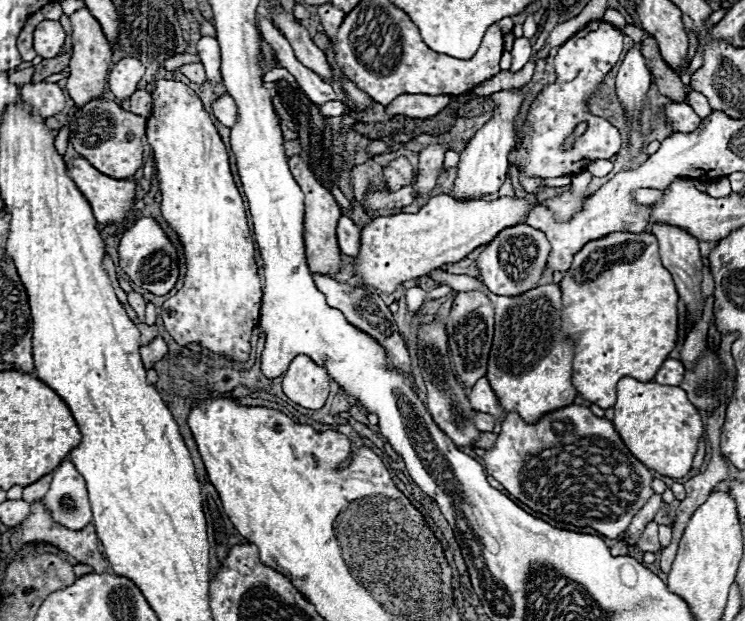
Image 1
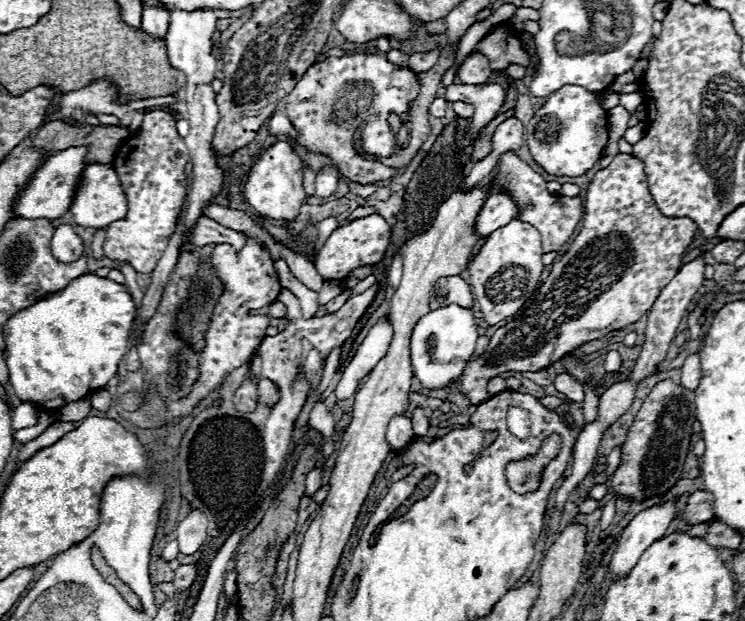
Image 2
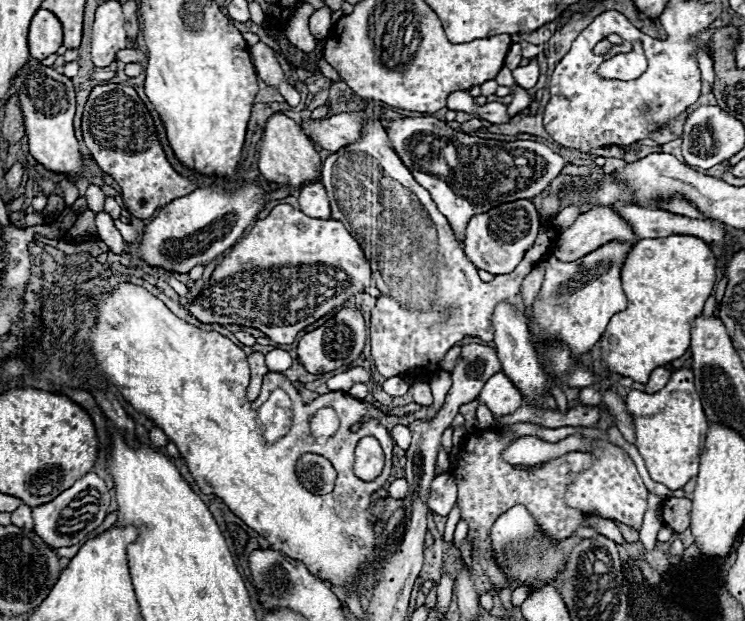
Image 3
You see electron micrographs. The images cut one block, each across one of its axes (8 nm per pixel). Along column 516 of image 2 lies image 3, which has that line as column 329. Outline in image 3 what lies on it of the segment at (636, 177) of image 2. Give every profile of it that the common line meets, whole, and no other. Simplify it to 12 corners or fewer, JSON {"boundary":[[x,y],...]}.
{"boundary":[[342,308],[298,342],[312,374],[350,366],[366,346],[364,316]]}

